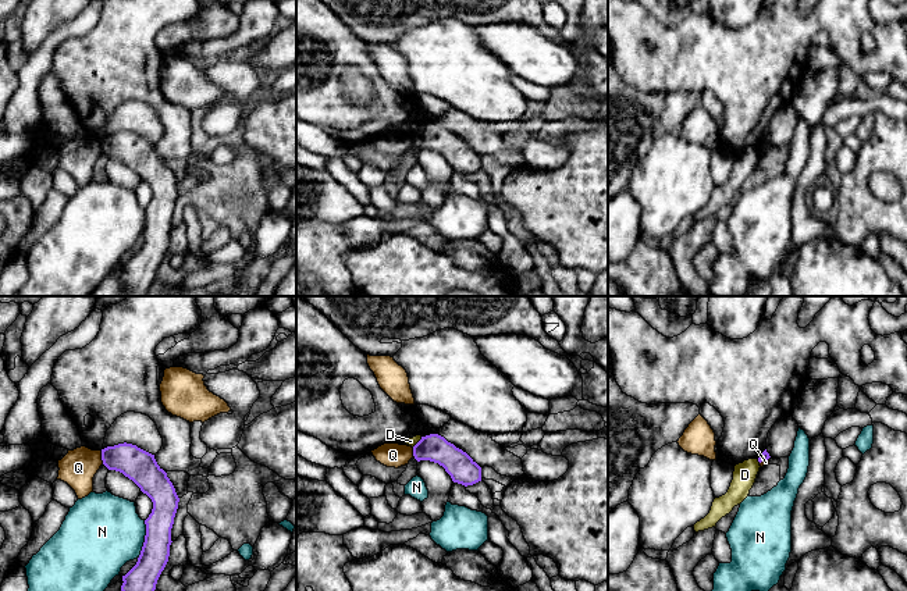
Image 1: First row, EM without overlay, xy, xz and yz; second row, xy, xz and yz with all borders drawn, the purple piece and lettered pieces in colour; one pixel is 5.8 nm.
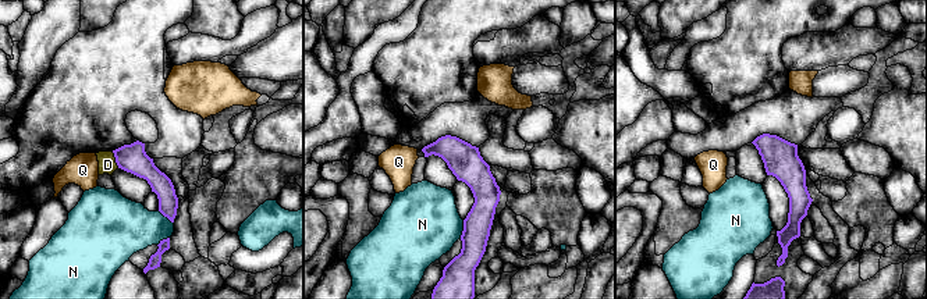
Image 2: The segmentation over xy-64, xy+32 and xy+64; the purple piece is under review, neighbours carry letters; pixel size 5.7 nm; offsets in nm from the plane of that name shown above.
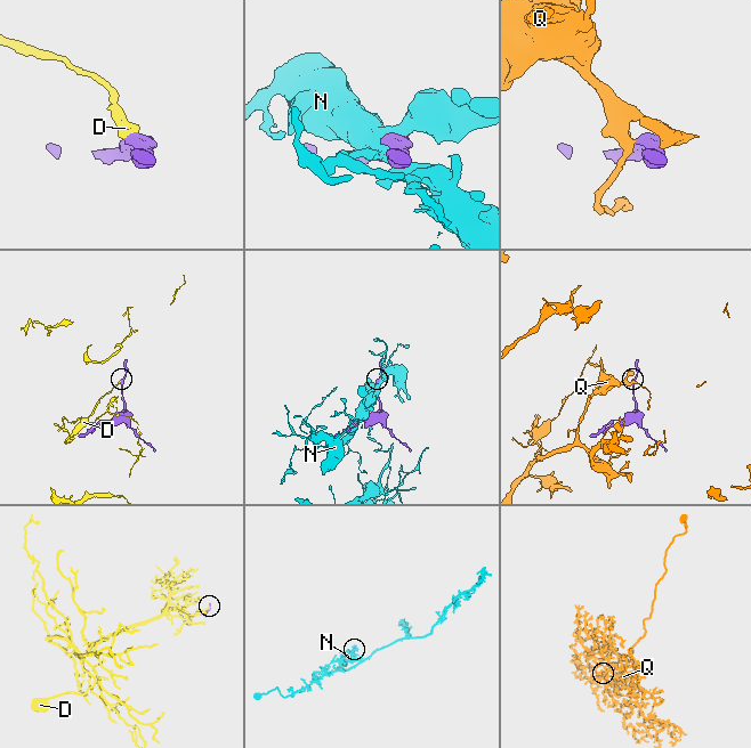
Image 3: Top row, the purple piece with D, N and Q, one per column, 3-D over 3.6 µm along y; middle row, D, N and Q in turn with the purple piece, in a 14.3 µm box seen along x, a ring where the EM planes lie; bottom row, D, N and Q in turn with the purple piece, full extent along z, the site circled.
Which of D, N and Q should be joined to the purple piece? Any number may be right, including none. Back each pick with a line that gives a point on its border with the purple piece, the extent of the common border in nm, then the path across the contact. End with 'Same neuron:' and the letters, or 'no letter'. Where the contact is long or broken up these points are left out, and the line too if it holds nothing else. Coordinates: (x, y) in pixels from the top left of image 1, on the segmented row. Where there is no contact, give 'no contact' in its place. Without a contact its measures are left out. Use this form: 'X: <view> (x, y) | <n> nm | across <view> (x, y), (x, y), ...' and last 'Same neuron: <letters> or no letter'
Same neuron: no letter

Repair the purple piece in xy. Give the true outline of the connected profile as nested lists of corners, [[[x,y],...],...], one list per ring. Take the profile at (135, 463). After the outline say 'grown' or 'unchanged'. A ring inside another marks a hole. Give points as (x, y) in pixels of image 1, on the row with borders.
[[[118,444],[102,449],[103,464],[132,480],[152,502],[153,509],[145,520],[146,535],[136,565],[122,576],[121,591],[154,591],[164,570],[171,545],[171,528],[179,498],[167,473],[154,455],[132,444]]]; unchanged

